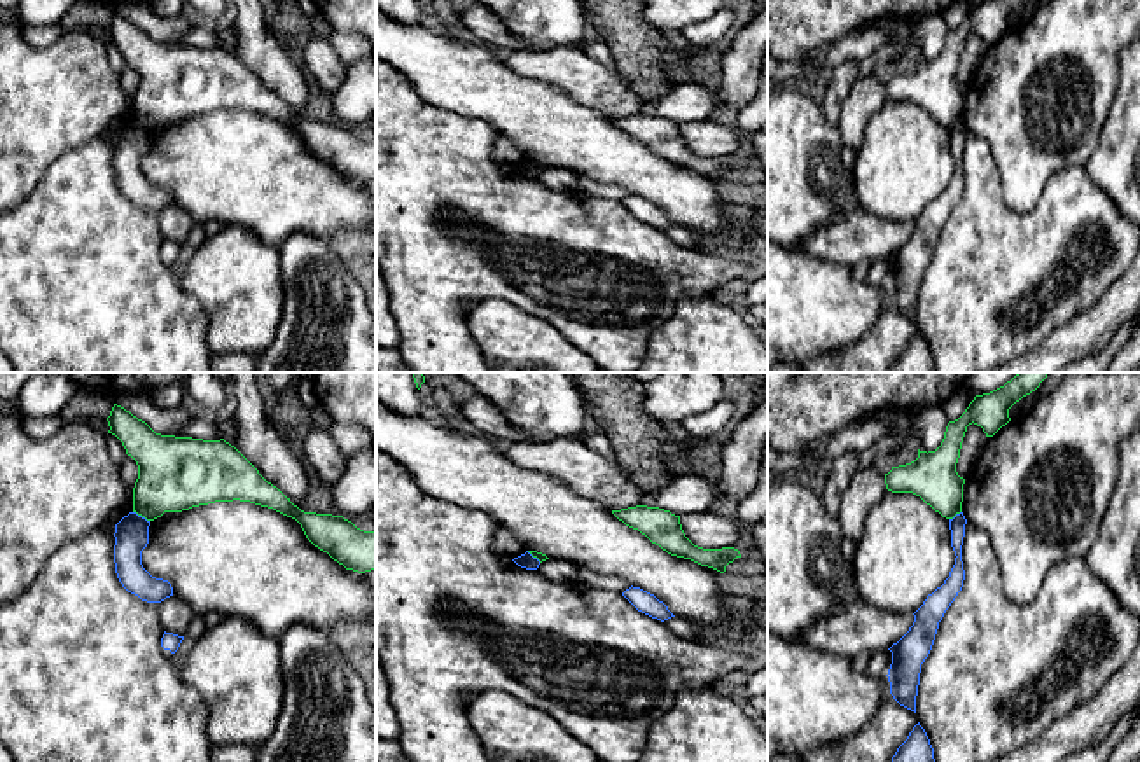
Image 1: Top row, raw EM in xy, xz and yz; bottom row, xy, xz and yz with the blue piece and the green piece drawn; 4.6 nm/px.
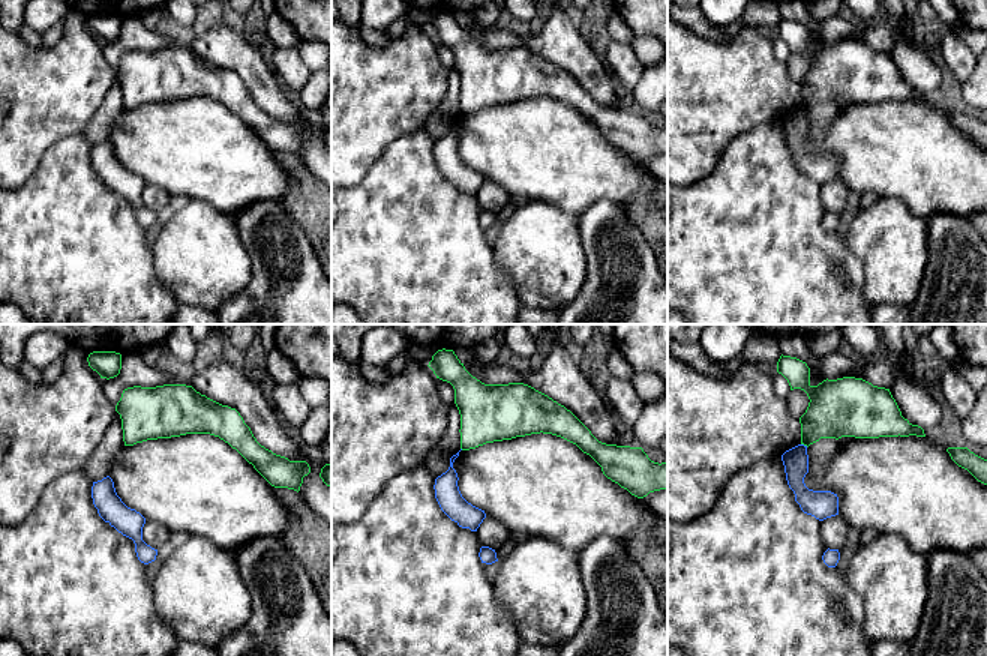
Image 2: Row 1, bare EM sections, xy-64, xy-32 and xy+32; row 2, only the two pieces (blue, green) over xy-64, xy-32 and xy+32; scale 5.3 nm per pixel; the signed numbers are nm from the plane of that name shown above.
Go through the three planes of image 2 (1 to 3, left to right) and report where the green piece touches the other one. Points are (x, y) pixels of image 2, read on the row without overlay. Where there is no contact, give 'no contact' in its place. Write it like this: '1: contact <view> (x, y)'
1: no contact
2: no contact
3: contact xy+32 (803, 108)

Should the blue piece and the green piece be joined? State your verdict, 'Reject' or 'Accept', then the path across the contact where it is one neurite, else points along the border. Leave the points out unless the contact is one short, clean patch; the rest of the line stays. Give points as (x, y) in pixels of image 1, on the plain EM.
Reject. Boundary: xy (133, 119), (149, 130)

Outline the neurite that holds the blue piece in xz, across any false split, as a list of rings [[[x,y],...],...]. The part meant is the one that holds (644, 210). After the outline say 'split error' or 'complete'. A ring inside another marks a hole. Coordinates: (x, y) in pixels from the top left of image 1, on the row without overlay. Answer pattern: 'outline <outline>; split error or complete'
outline [[[629,196],[622,201],[622,204],[642,222],[657,227],[661,231],[675,225],[668,215],[659,210],[654,203],[640,197],[640,196]]]; complete

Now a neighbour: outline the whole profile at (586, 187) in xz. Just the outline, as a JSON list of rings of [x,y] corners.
[[[577,177],[573,192],[586,197],[612,199],[619,203],[631,196],[626,189],[619,185],[600,184],[582,177]]]

